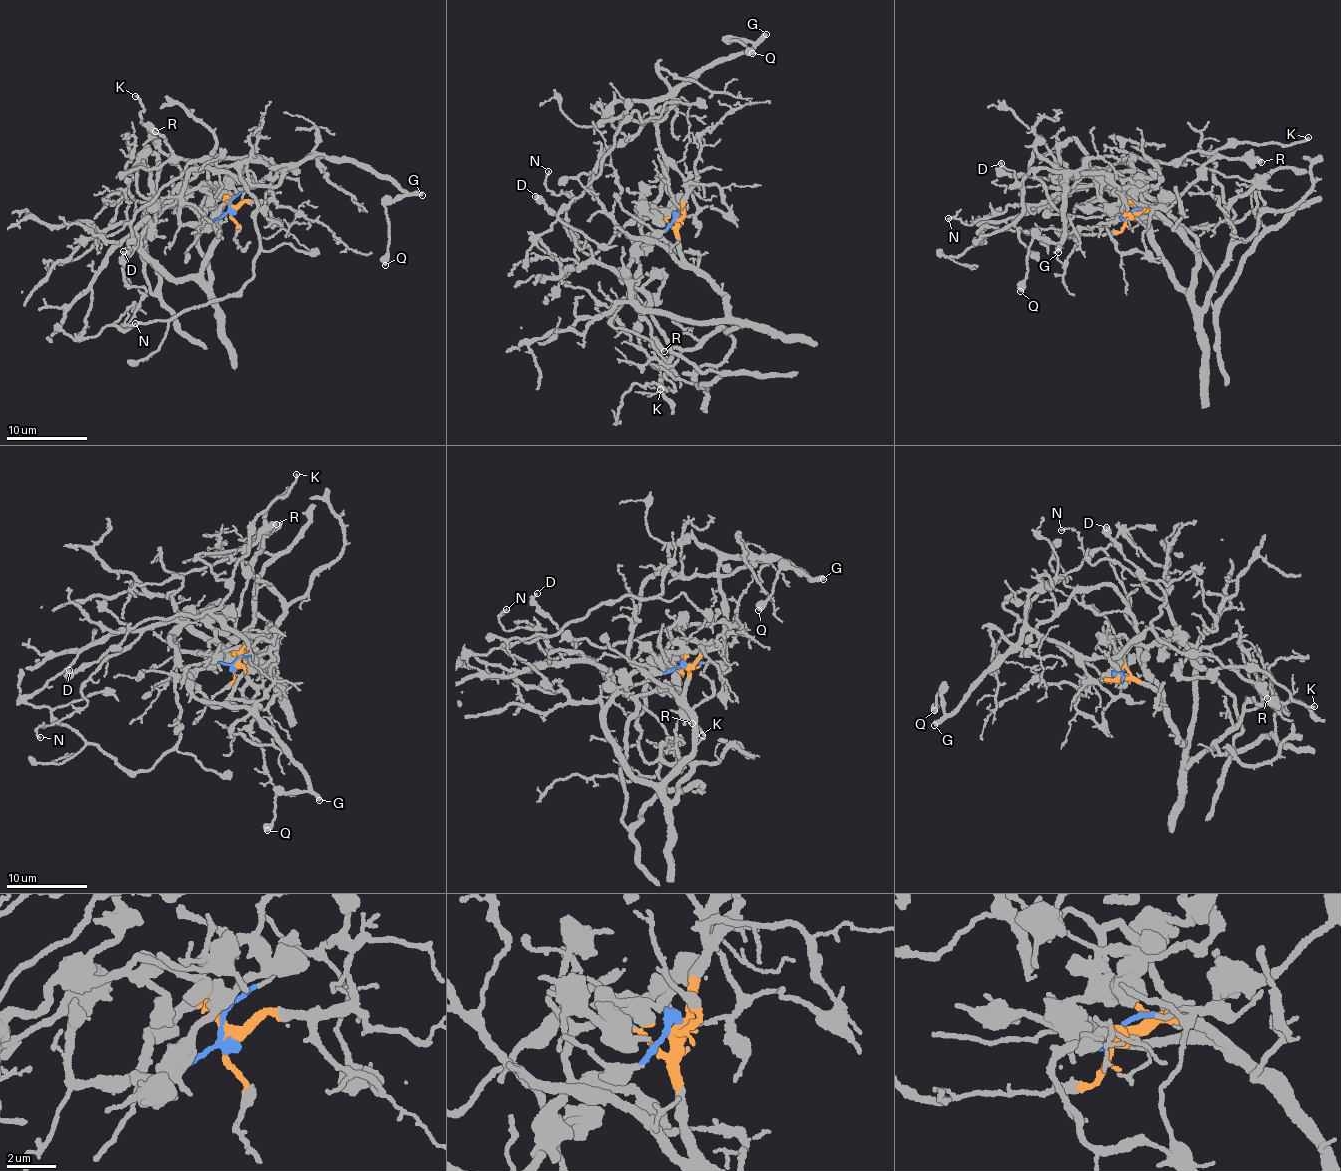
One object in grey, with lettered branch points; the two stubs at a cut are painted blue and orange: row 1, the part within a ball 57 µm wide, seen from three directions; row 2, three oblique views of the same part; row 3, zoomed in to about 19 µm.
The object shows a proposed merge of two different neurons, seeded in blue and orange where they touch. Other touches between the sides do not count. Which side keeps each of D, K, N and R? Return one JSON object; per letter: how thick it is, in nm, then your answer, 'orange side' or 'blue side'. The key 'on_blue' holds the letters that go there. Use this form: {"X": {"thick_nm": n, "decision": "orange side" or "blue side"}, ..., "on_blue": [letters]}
{"D": {"thick_nm": 120, "decision": "blue side"}, "K": {"thick_nm": 180, "decision": "blue side"}, "N": {"thick_nm": 100, "decision": "orange side"}, "R": {"thick_nm": 550, "decision": "orange side"}, "on_blue": ["D", "K"]}

